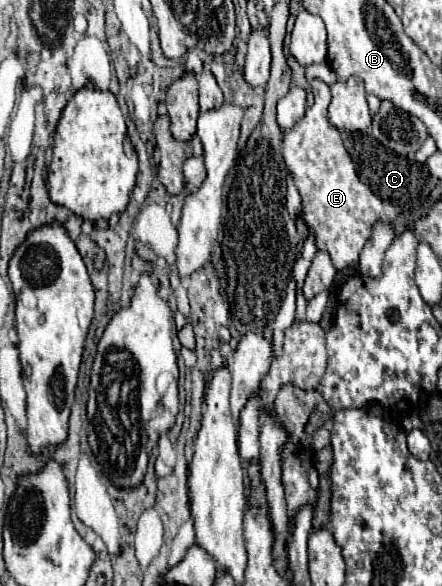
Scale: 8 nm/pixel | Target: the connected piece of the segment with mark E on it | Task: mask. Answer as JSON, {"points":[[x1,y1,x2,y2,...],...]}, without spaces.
{"points":[[312,79,310,85,314,91,314,105,306,109,300,123,284,133,284,163,294,175,296,189,302,195,306,223,316,231,316,247,326,249,334,261,334,267,340,271,358,261,374,221,386,221,386,217,382,211,382,201,358,179,356,167,342,145,340,131,328,121,328,105,332,99,328,83]]}

